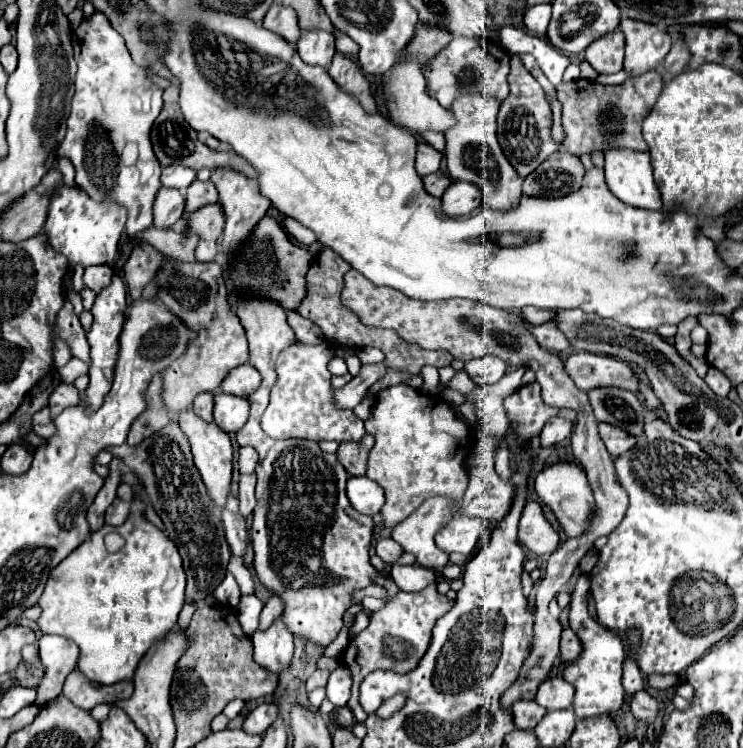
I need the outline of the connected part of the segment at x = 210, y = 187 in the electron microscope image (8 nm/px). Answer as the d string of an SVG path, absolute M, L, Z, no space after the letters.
M196 180L192 186L188 186L186 190L186 210L188 212L196 210L198 206L206 206L214 202L218 202L218 190L210 180L208 182Z

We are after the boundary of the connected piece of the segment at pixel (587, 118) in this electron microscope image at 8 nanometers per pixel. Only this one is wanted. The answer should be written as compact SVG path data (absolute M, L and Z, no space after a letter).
M646 72L642 76L630 78L622 86L602 86L596 82L588 86L580 86L578 82L566 82L566 84L562 82L556 88L556 98L562 102L564 108L562 148L574 156L582 156L614 146L646 152L648 146L642 138L640 126L646 114L650 112L650 108L654 106L654 102L658 100L662 84L664 82L658 72Z

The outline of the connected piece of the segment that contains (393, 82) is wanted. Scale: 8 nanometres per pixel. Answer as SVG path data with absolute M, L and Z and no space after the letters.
M414 58L398 60L384 74L384 92L388 96L390 118L396 124L402 124L402 126L406 126L410 130L416 130L418 134L422 134L424 130L440 130L440 132L444 132L446 128L450 128L454 124L452 114L446 108L442 108L434 98L430 98L426 94L426 80L422 76L422 68L420 68L418 60L414 60Z

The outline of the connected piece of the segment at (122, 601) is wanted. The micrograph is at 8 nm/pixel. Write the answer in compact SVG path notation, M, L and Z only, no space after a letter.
M136 498L132 500L130 520L126 520L116 530L126 540L120 552L110 554L104 548L106 528L90 534L90 538L82 542L78 550L68 554L64 562L54 568L54 574L50 576L50 582L46 582L44 594L38 602L42 608L38 628L44 634L58 634L58 636L66 636L74 640L80 648L78 670L88 680L104 684L104 686L132 678L140 658L148 652L148 648L156 640L162 640L168 634L168 630L176 626L178 614L184 606L184 588L186 588L182 558L178 556L174 542L164 532L160 532L154 524L144 520L142 502L138 502Z

